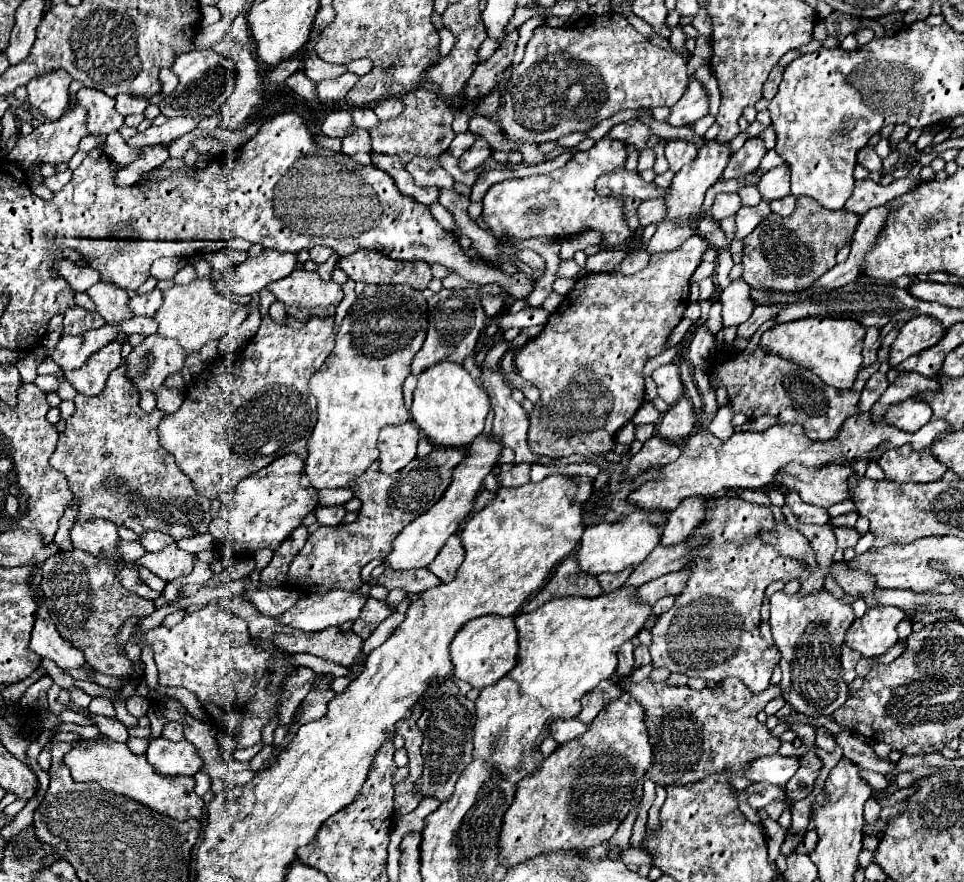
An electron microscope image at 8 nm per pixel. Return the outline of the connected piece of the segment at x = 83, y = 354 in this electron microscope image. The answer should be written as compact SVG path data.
M105 324L97 330L89 330L79 336L61 336L59 344L55 346L49 358L57 362L63 372L75 370L75 368L81 368L93 352L113 342L115 338L117 338L117 328L111 324Z

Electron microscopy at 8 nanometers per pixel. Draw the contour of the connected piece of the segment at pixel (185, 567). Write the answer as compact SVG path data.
M171 544L159 552L147 552L137 560L137 564L149 568L155 576L163 580L173 580L191 574L193 570L193 554L177 548L177 544Z

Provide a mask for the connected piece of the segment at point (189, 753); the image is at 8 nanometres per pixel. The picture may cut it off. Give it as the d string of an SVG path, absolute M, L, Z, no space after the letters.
M155 738L149 742L147 748L147 762L159 772L159 774L185 774L193 776L203 766L201 756L197 754L195 746L191 742L171 742L165 738Z

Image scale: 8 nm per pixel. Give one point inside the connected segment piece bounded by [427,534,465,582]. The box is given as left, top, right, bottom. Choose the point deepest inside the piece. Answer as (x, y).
(449, 559)

